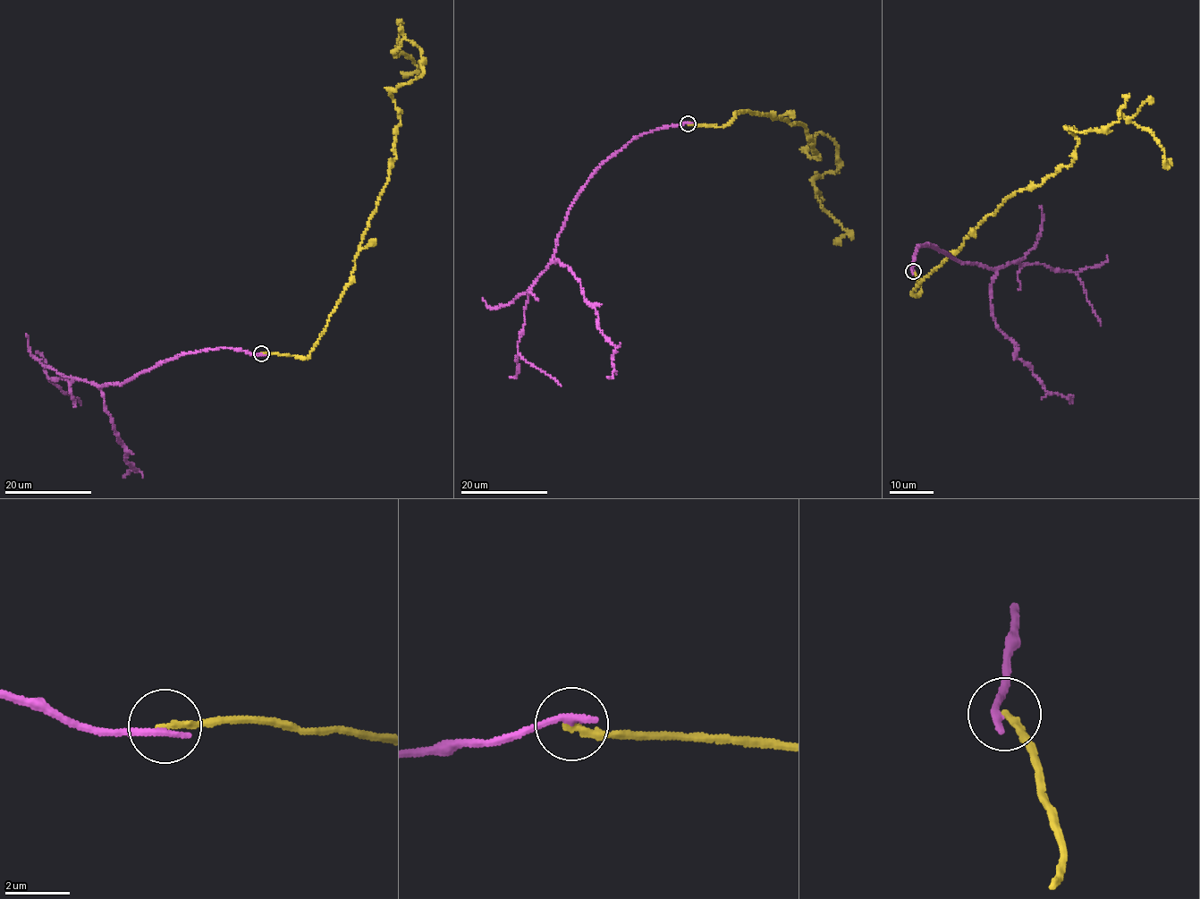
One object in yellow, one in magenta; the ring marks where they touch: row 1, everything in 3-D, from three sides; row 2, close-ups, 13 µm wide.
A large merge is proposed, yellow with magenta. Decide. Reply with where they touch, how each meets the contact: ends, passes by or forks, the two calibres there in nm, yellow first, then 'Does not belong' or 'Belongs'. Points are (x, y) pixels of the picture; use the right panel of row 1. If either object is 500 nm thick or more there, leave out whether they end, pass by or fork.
Place: (913, 271). At the ring yellow ends. At the ring magenta ends. Thickness 200 nm (yellow) against 260 nm. Does not belong

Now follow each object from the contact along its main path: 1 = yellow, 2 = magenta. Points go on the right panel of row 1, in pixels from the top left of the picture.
1: (913, 271), (916, 296), (1003, 199), (1070, 165), (1078, 140), (1064, 126), (1102, 131), (1122, 106), (1170, 159)
2: (913, 271), (916, 248), (930, 244), (957, 260), (993, 270), (991, 305), (998, 327), (1047, 390), (1069, 402)

